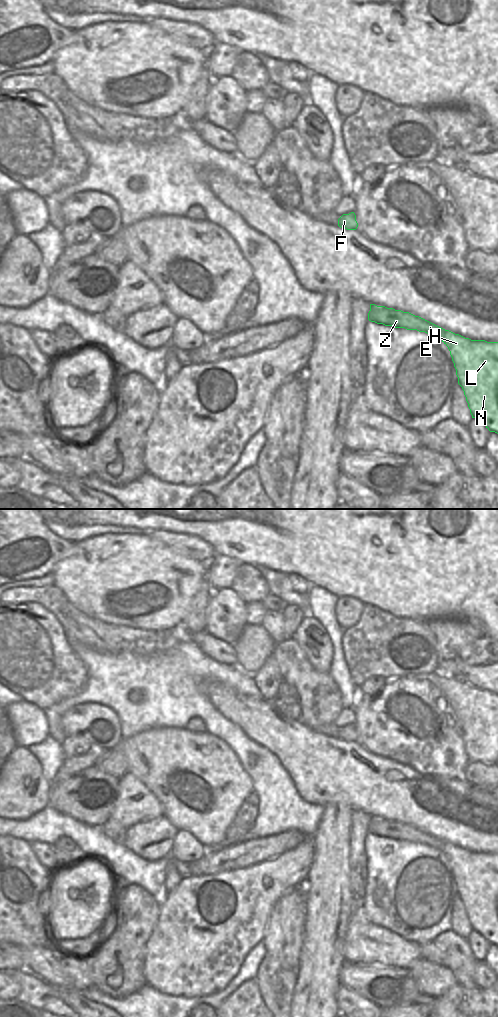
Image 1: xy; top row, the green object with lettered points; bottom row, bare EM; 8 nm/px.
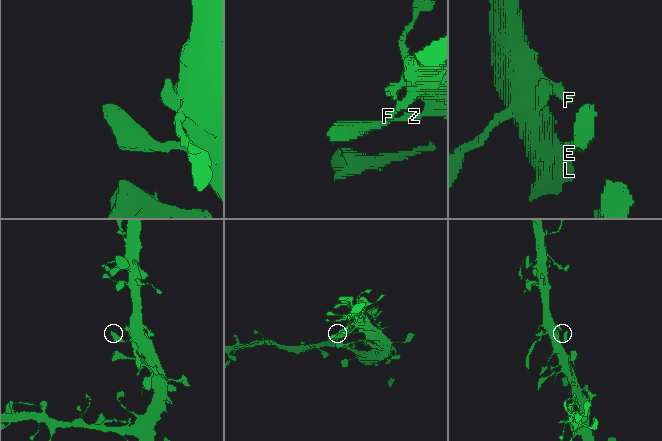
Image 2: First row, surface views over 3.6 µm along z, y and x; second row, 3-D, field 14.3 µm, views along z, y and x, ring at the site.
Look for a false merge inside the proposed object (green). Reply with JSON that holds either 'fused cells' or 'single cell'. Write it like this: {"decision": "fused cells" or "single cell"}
{"decision": "single cell"}

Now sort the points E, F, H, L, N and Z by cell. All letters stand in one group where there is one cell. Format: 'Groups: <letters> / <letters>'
Groups: E F H L N Z

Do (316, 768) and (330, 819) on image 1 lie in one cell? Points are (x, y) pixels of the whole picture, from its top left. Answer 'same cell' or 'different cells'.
different cells

